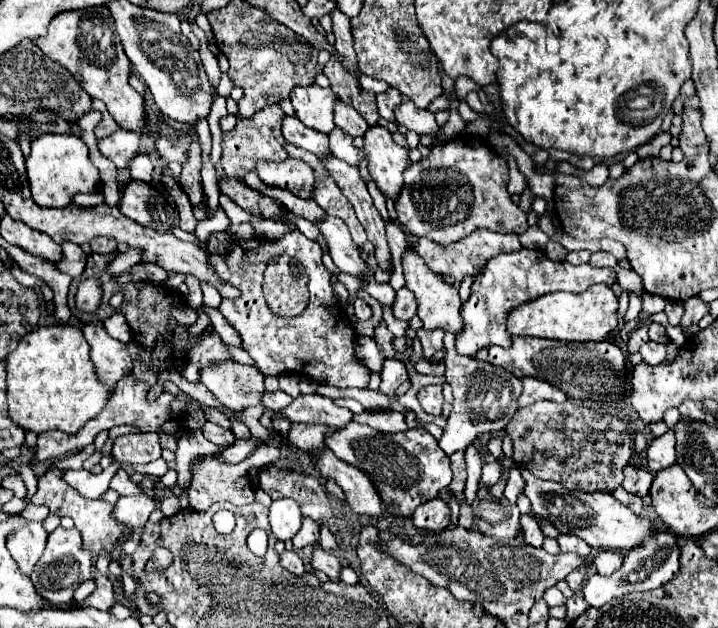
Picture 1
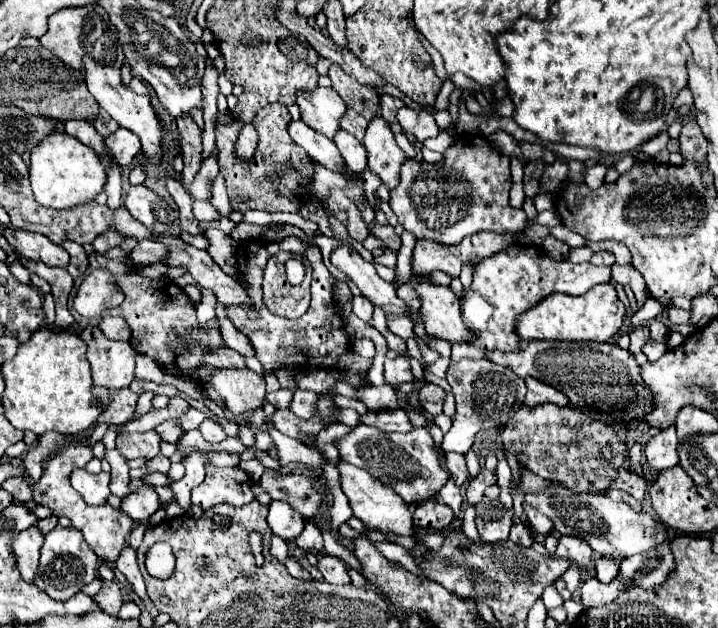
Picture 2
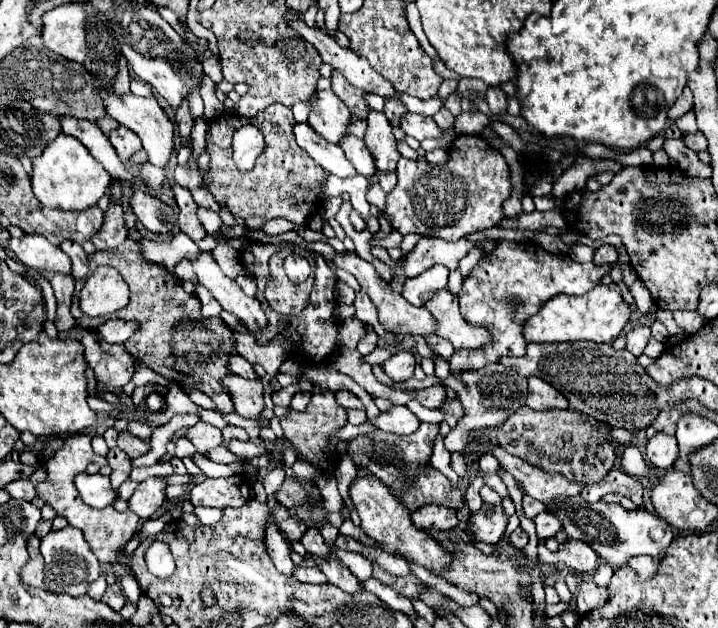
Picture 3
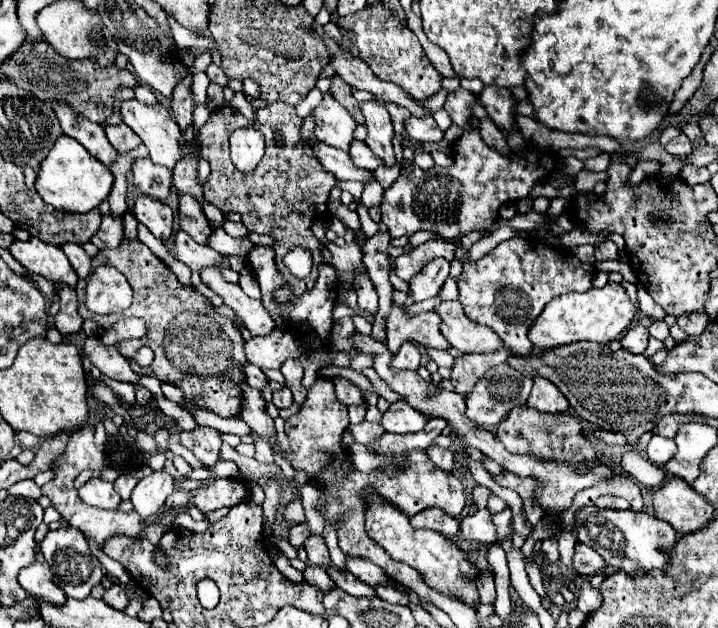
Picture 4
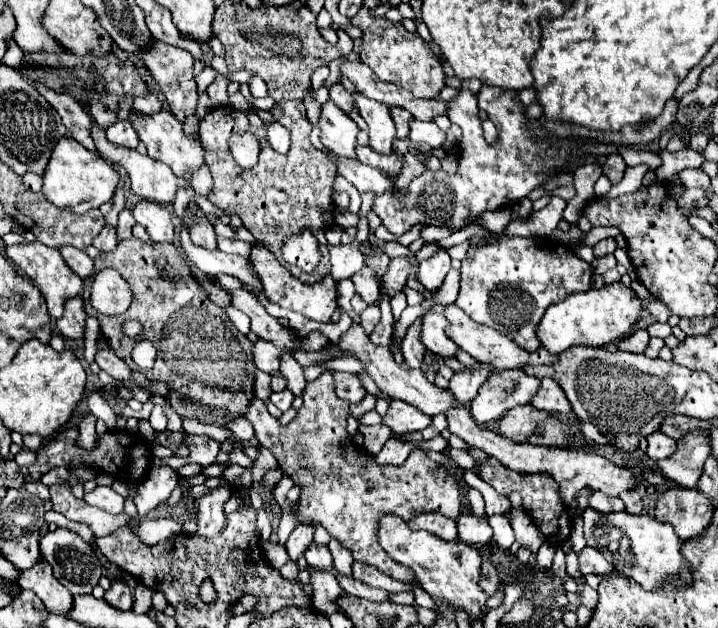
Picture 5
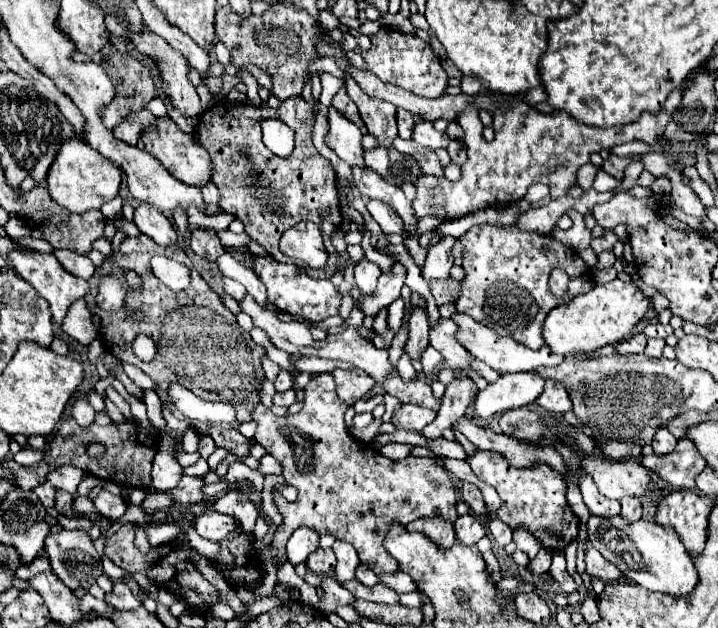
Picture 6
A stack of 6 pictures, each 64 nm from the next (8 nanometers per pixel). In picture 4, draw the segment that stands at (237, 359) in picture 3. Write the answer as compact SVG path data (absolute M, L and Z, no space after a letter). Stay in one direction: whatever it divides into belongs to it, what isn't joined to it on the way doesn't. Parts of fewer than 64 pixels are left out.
M248 364L248 368L244 370L244 374L246 374L246 380L248 380L248 384L250 384L252 388L264 392L264 388L268 386L268 376L266 376L258 366Z

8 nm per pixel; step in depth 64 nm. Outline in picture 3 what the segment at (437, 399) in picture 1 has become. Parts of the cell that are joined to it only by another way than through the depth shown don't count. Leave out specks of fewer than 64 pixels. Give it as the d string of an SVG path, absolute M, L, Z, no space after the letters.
M435 385L420 392L420 398L416 398L426 408L440 408L442 400L446 398L446 389L442 385Z

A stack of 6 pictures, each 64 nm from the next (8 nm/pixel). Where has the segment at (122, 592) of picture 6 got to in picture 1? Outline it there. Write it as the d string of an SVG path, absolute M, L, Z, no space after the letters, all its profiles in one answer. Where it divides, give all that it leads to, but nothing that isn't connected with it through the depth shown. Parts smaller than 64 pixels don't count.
M94 574L94 582L96 582L96 590L84 600L84 604L108 612L116 604L114 582L108 576L102 576L102 574Z

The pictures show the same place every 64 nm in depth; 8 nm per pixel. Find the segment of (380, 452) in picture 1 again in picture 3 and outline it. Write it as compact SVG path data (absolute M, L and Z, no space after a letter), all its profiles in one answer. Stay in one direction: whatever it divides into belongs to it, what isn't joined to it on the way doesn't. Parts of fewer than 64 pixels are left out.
M420 424L420 428L408 436L398 436L398 434L388 434L388 432L376 430L368 436L350 440L346 446L346 452L352 456L352 460L356 464L366 466L384 484L388 484L396 490L402 490L420 472L420 468L424 464L428 464L428 460L432 456L432 446L434 446L434 440L438 434L440 434L440 424Z

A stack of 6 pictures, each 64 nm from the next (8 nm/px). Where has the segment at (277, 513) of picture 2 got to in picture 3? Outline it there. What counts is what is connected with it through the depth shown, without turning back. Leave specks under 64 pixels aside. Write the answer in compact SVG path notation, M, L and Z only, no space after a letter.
M284 518L284 520L280 522L280 526L282 526L286 538L290 538L290 542L300 542L302 536L304 536L304 532L308 530L306 522L296 520L296 518Z

